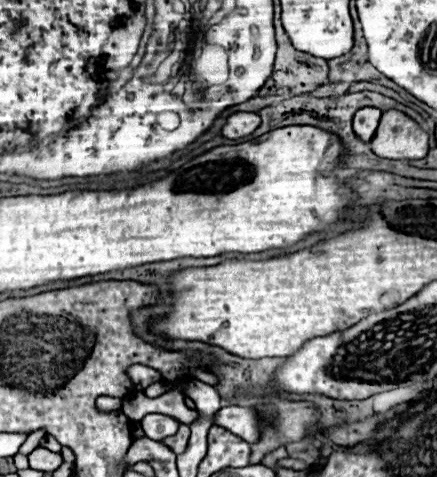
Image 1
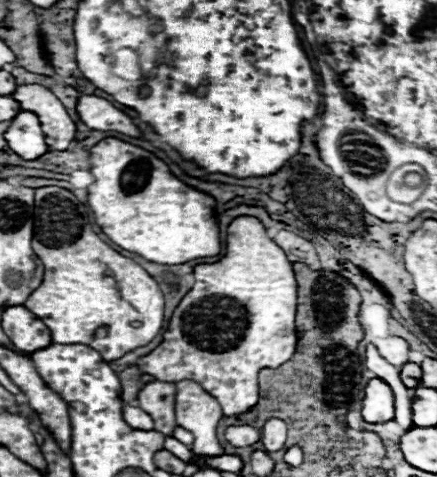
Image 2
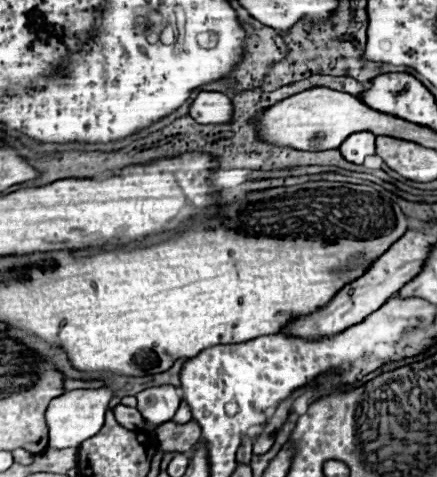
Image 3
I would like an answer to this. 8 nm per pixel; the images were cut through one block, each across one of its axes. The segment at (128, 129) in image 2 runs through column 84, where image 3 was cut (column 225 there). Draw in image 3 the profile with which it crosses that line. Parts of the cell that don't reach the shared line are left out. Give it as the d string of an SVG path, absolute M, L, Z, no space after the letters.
M200 92L190 106L190 116L198 124L230 124L232 112L232 100L222 92Z

